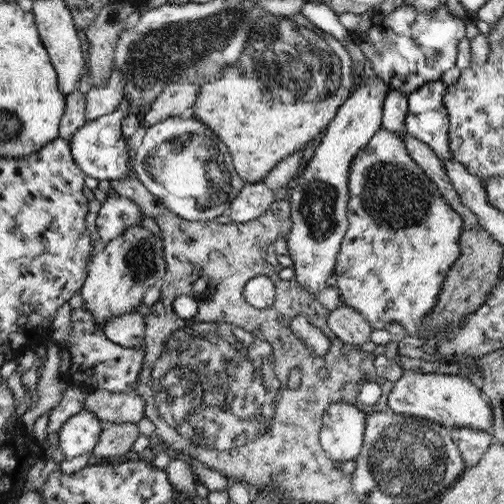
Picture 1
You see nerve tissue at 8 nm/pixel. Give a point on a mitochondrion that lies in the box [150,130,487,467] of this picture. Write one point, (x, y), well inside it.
(393, 196)

